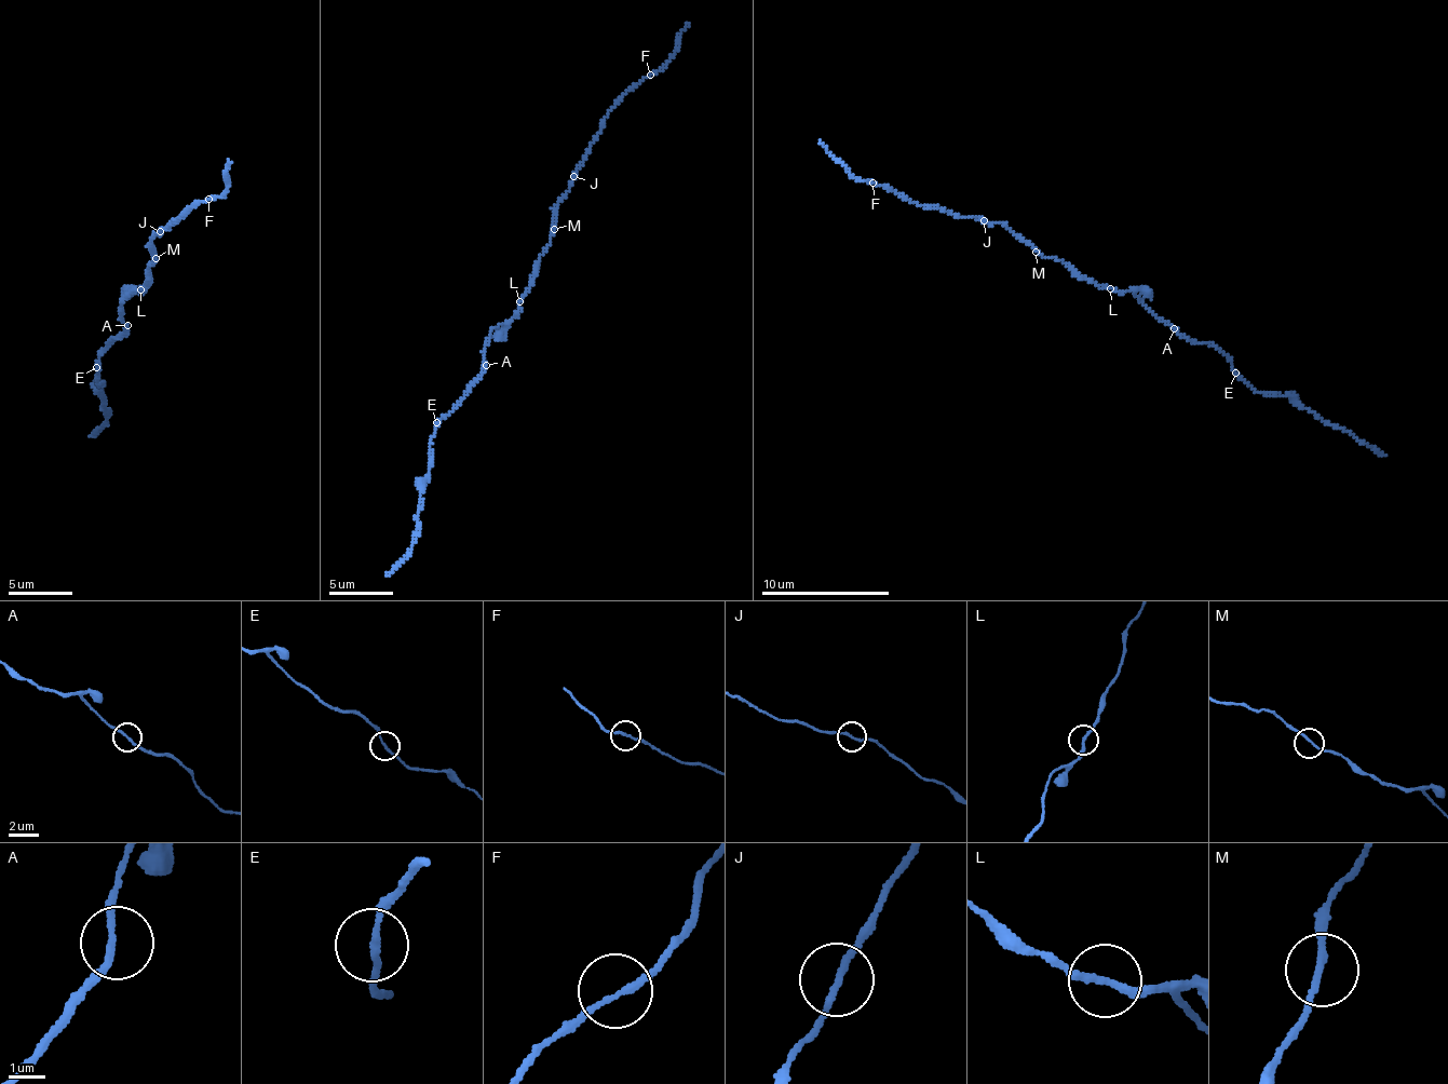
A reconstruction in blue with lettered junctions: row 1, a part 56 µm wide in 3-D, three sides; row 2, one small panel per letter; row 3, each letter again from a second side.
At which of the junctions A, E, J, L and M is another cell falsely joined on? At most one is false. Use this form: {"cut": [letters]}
{"cut": []}

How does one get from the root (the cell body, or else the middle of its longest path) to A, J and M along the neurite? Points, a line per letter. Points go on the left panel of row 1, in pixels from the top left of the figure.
A: (144, 289), (132, 290), (121, 302), (121, 316), (127, 325)
J: (144, 289), (149, 282), (148, 268), (154, 262), (148, 244), (159, 230)
M: (144, 289), (149, 282), (148, 268), (156, 258)

